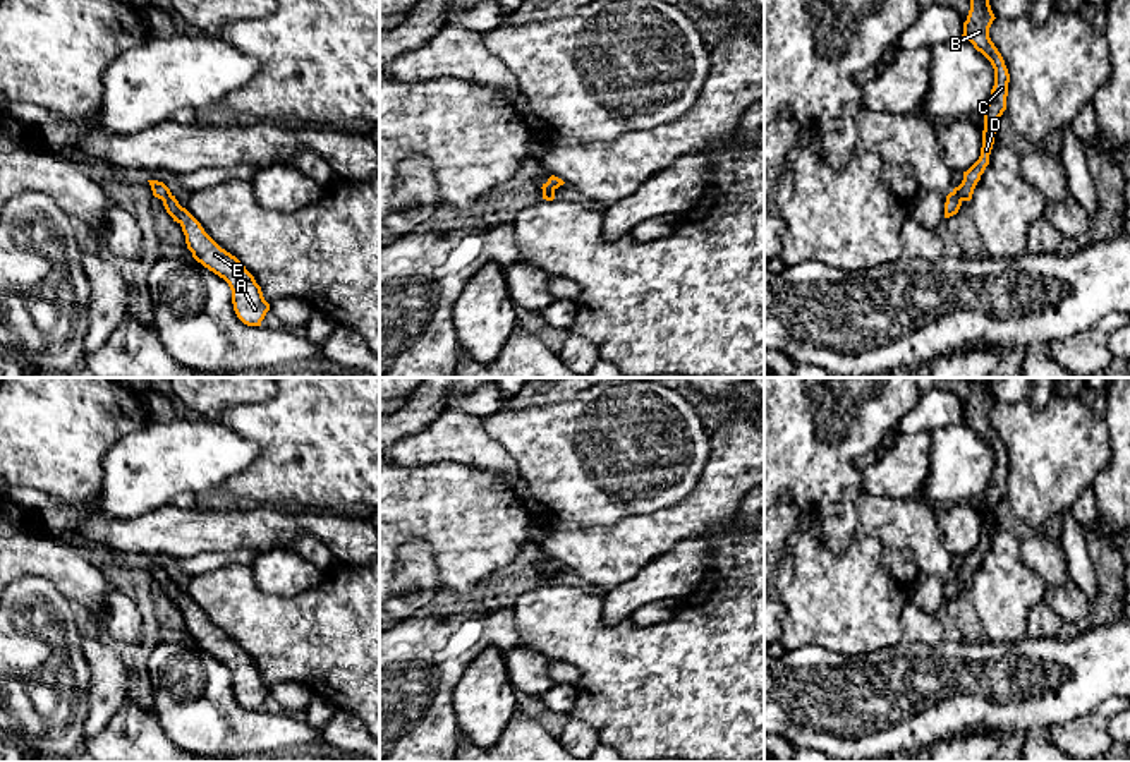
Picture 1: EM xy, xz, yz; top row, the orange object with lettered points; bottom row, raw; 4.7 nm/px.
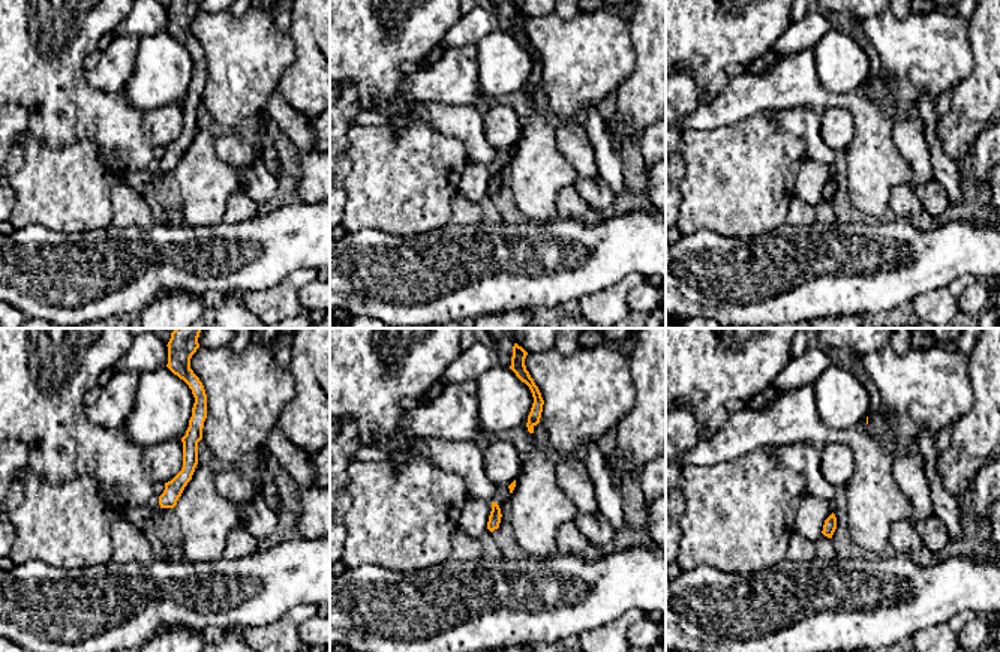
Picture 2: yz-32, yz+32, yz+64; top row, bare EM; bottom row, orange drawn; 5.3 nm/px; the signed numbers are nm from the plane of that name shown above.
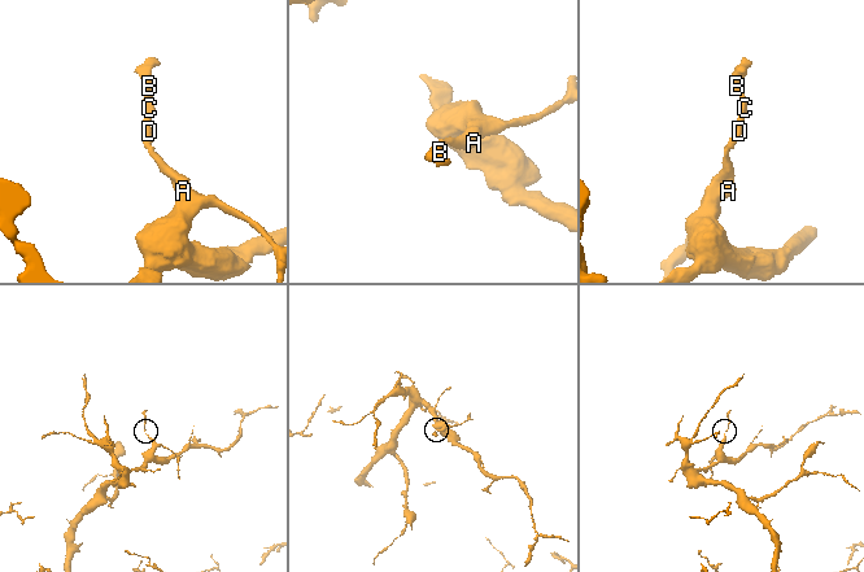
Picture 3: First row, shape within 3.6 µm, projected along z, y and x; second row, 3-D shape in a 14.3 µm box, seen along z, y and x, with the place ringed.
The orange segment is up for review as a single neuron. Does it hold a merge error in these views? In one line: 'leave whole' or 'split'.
leave whole

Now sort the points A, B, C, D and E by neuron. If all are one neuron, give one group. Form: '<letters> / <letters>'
A B C D E

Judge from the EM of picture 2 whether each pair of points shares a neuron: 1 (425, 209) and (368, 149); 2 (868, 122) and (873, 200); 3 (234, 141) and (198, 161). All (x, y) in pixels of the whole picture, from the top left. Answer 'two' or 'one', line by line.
1: one
2: one
3: two

